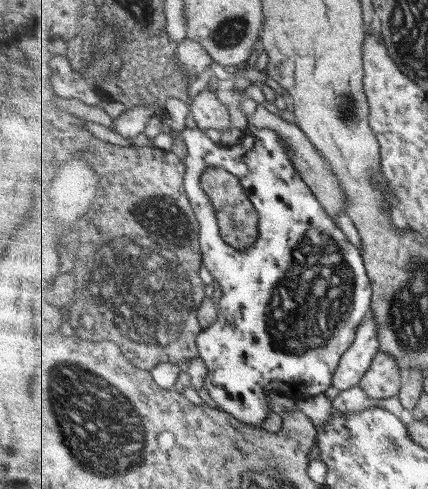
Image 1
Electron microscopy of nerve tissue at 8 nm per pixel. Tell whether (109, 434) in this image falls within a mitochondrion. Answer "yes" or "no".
yes

